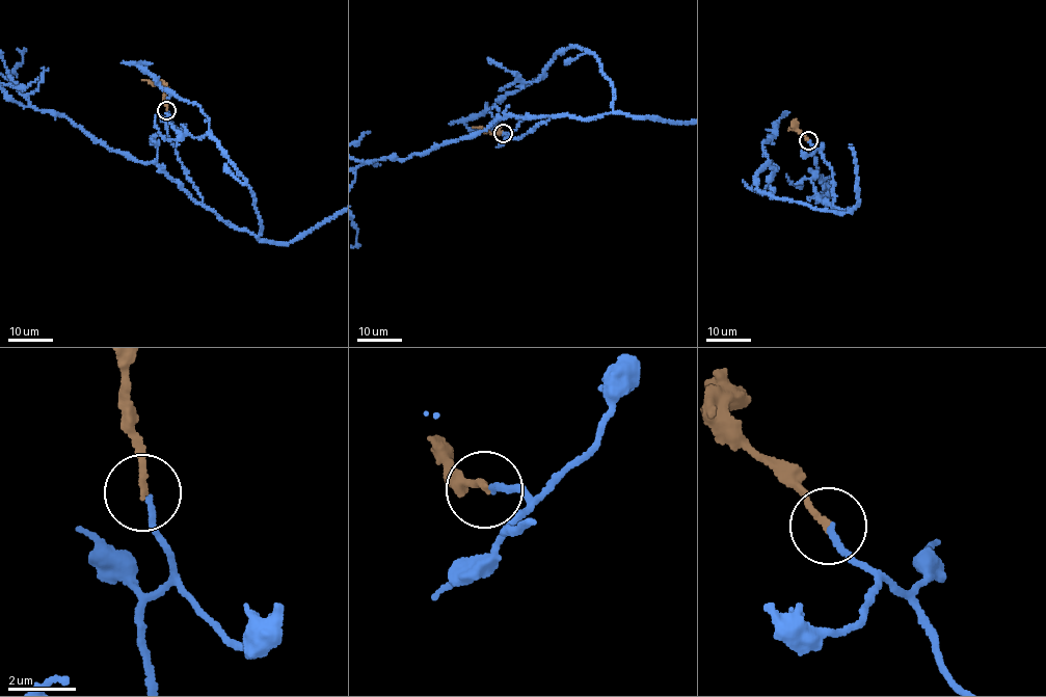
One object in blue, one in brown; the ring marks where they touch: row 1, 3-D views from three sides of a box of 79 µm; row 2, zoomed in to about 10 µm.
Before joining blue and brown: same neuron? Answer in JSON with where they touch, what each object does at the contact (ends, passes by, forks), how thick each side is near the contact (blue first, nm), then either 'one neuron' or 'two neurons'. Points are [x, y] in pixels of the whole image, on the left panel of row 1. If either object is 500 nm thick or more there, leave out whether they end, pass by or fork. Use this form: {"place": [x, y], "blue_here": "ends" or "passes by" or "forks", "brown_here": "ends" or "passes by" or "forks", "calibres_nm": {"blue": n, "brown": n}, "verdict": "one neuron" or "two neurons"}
{"place": [166, 110], "blue_here": "ends", "brown_here": "ends", "calibres_nm": {"blue": 160, "brown": 180}, "verdict": "one neuron"}

